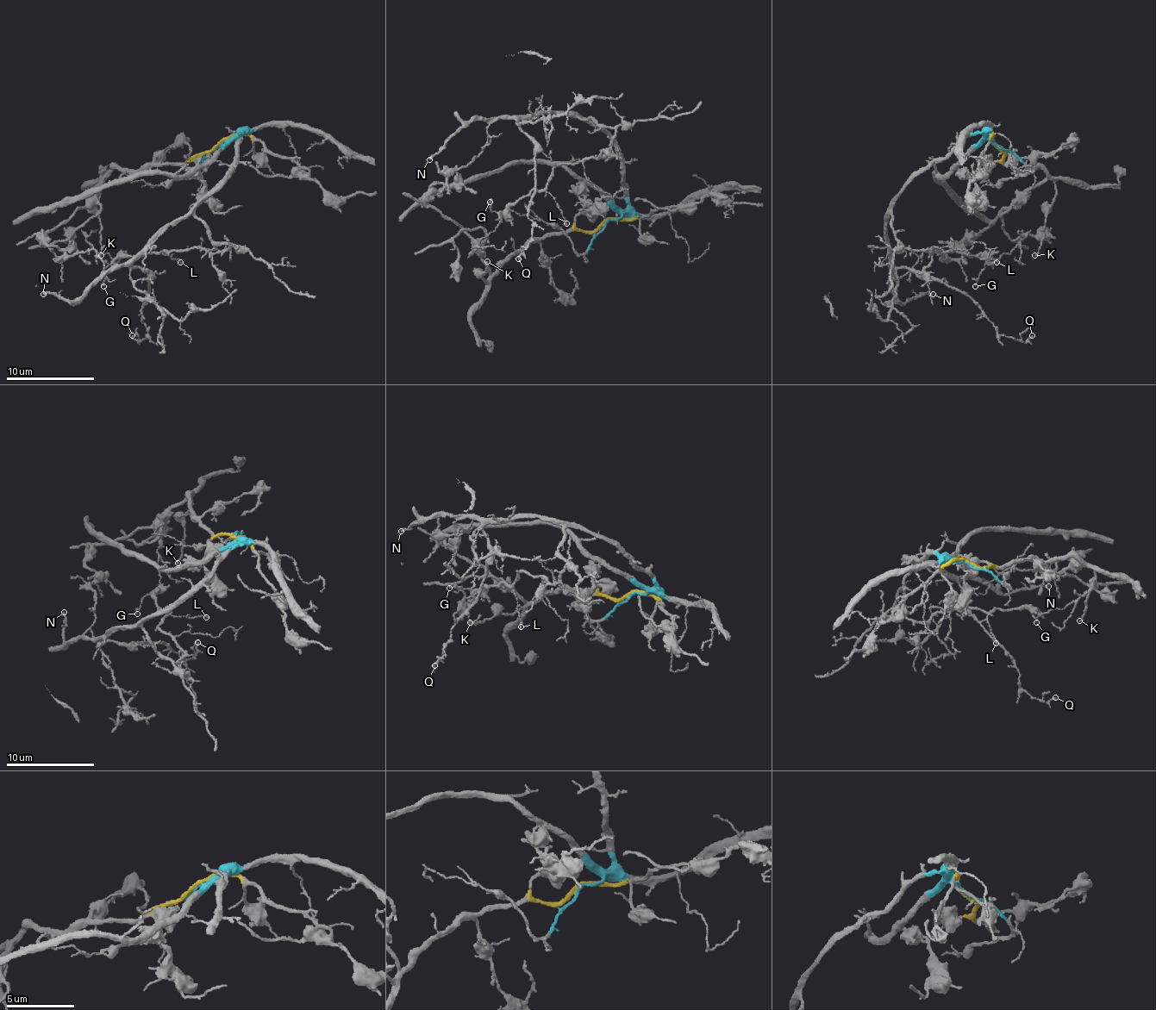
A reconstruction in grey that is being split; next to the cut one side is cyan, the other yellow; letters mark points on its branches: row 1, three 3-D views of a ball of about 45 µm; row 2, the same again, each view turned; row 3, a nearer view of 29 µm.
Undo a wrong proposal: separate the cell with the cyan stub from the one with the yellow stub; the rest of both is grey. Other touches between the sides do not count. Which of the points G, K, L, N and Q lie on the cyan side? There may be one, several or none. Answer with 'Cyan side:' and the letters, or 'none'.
Cyan side: G, L, N, Q

